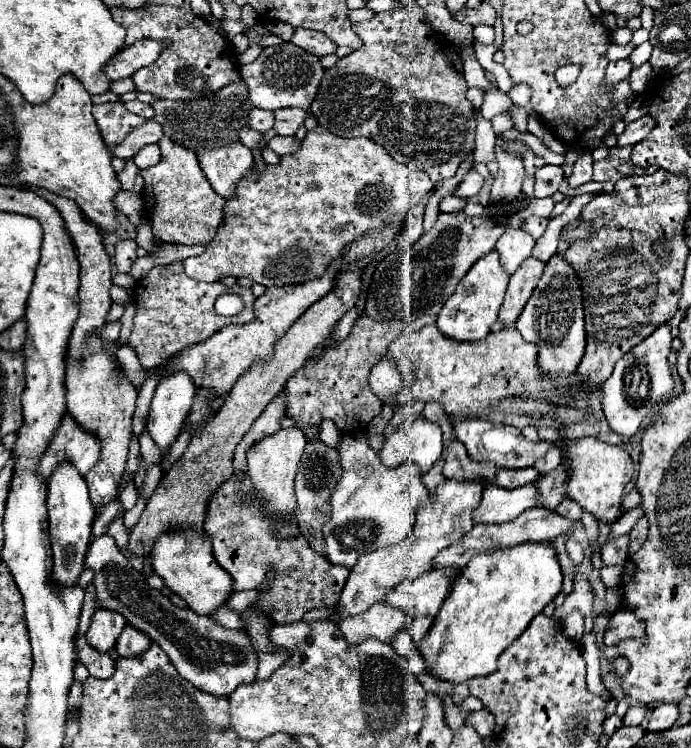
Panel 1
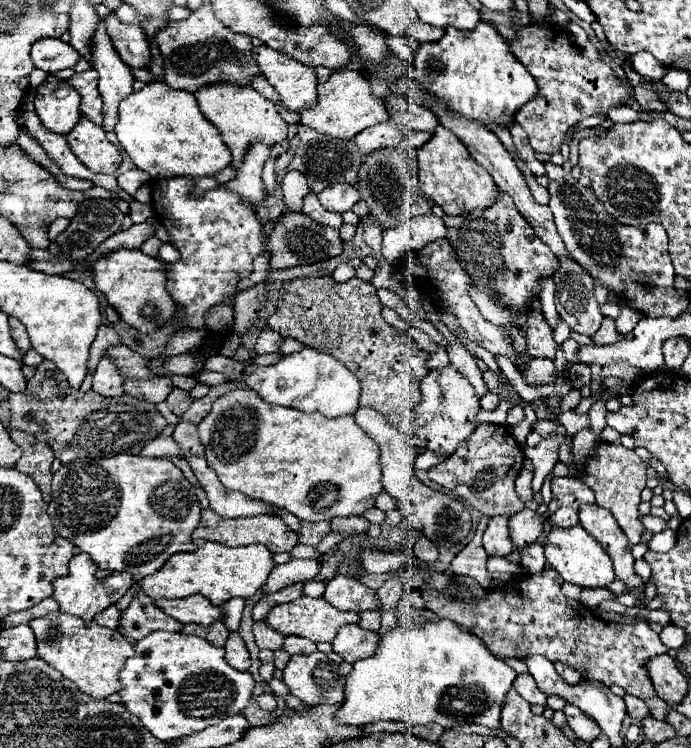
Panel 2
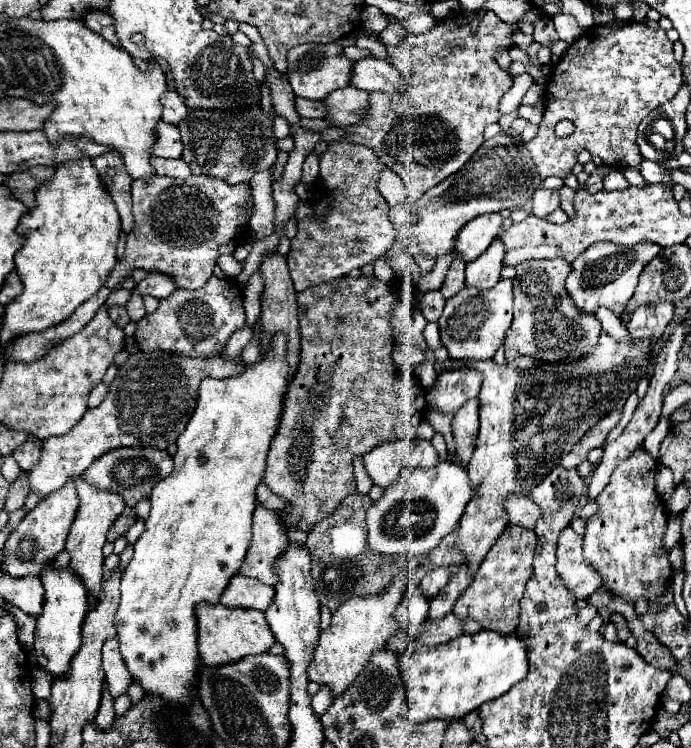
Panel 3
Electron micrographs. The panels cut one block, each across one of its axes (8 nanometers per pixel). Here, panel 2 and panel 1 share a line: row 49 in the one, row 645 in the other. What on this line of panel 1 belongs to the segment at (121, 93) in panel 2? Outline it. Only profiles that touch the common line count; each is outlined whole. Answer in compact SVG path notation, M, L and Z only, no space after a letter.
M96 610L90 622L90 628L86 632L86 640L90 646L94 646L100 652L108 652L114 648L116 638L124 630L124 616L122 614L110 614L110 610Z

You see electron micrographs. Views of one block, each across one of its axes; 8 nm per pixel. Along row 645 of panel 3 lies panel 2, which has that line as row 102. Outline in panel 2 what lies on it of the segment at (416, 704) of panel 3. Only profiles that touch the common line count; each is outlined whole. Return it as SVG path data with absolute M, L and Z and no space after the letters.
M478 22L474 30L456 30L446 28L446 34L440 42L420 44L412 60L414 76L402 78L392 84L390 90L396 94L406 94L408 82L416 80L432 96L440 98L446 106L452 106L458 114L466 118L476 118L492 130L492 124L510 126L514 124L516 110L532 100L538 92L538 86L532 74L512 56L508 40L498 34L498 30L488 22Z

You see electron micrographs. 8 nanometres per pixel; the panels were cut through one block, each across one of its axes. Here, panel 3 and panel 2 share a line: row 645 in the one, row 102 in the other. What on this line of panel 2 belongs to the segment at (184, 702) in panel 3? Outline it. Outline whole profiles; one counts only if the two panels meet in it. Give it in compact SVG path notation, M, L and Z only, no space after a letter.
M150 82L140 92L132 92L128 98L124 98L118 106L118 124L114 128L118 142L124 146L126 154L134 160L134 164L140 170L146 170L152 178L164 178L164 176L214 176L232 162L232 154L224 140L220 138L220 132L216 126L212 126L204 114L198 110L196 98L192 92L174 90L164 82Z

